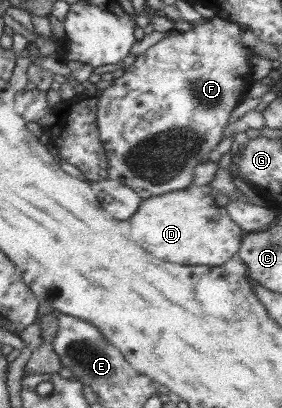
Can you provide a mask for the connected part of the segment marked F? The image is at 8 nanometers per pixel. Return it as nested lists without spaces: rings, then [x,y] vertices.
[[[216,16],[207,20],[206,23],[180,26],[173,35],[165,37],[150,48],[147,48],[145,53],[138,55],[135,62],[125,69],[123,76],[114,78],[114,85],[105,88],[101,96],[97,98],[96,109],[98,136],[102,141],[109,162],[108,180],[114,180],[130,187],[131,190],[134,190],[140,196],[141,200],[192,186],[192,181],[195,179],[193,175],[194,167],[198,166],[201,160],[209,158],[210,152],[221,142],[222,131],[229,123],[230,113],[239,102],[242,102],[248,87],[256,81],[252,76],[250,66],[250,59],[254,56],[253,49],[243,45],[240,40],[240,26],[228,19]]]

